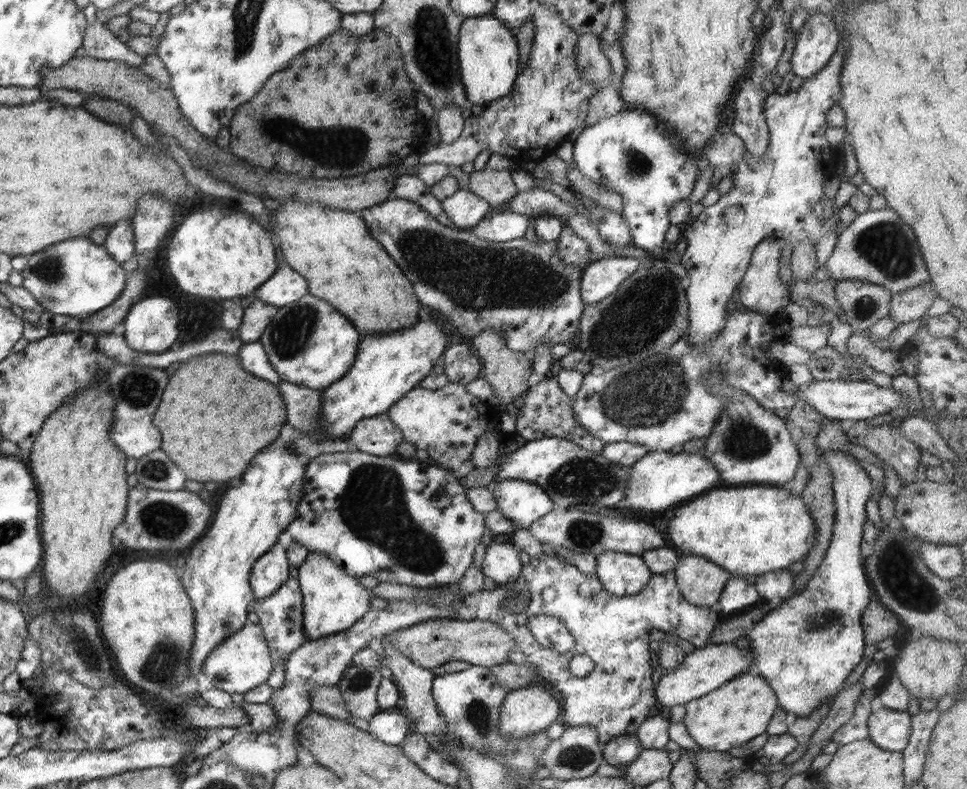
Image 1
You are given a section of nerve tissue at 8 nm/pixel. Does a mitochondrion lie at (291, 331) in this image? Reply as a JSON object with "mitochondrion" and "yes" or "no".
{"mitochondrion":"yes"}

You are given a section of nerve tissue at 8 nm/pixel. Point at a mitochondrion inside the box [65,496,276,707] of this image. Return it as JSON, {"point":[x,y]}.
{"point":[160,669]}

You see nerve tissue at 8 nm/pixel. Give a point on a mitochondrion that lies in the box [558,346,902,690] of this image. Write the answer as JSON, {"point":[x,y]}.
{"point":[649,395]}

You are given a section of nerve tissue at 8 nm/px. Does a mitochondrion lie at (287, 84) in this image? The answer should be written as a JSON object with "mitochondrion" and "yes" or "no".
{"mitochondrion":"no"}

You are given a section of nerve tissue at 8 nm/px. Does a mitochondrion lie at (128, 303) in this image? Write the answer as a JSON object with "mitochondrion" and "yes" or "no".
{"mitochondrion":"no"}

